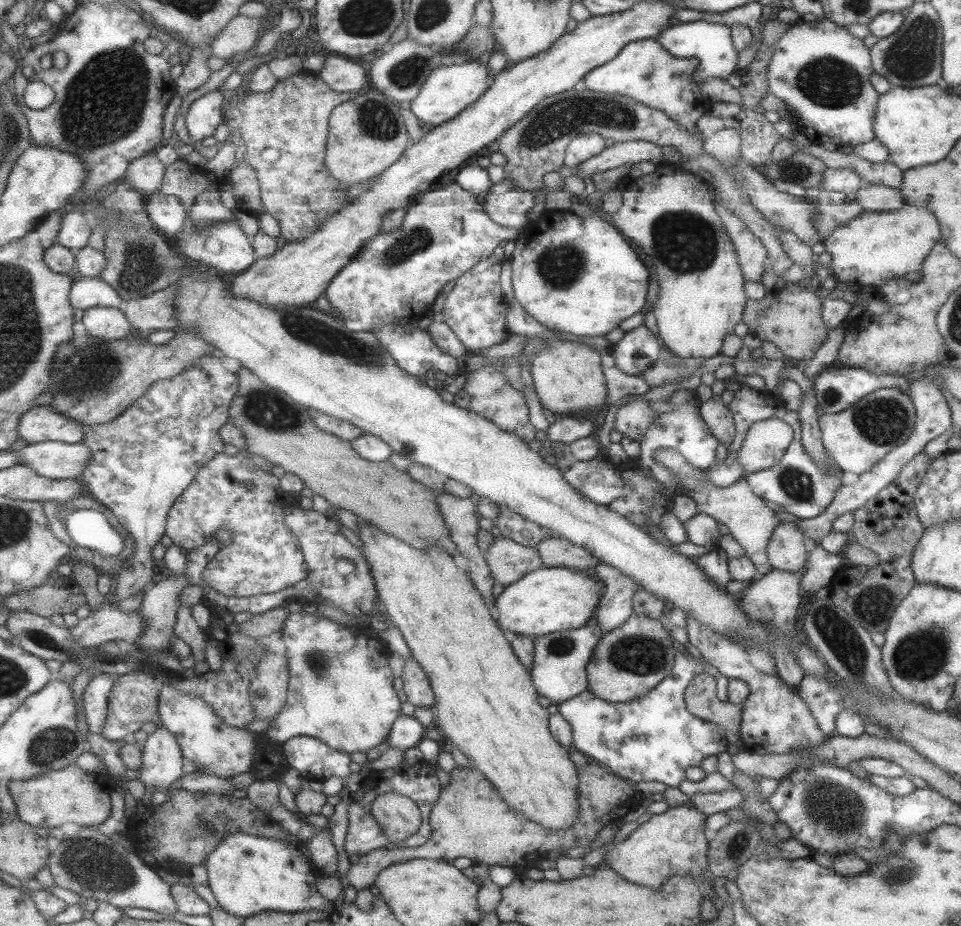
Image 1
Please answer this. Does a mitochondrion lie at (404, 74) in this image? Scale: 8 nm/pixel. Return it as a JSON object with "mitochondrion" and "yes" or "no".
{"mitochondrion":"yes"}

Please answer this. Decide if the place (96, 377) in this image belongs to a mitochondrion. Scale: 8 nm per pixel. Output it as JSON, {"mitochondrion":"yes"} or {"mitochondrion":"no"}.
{"mitochondrion":"yes"}

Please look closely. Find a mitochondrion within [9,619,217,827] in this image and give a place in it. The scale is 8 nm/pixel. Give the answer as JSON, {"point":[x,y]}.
{"point":[55,743]}

